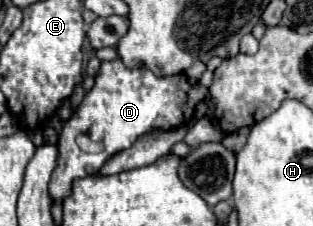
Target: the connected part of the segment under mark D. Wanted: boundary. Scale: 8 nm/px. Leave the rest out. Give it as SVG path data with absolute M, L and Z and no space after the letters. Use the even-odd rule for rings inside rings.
M120 59L104 61L94 79L94 87L86 93L82 105L74 111L70 121L62 127L58 137L58 165L52 171L48 193L52 201L62 201L72 191L72 181L78 177L94 175L108 161L108 157L132 147L132 143L152 129L172 129L192 121L194 107L206 97L206 89L190 85L186 75L156 77L144 67L128 69ZM88 133L94 141L104 141L102 153L84 153L76 145L76 135Z

